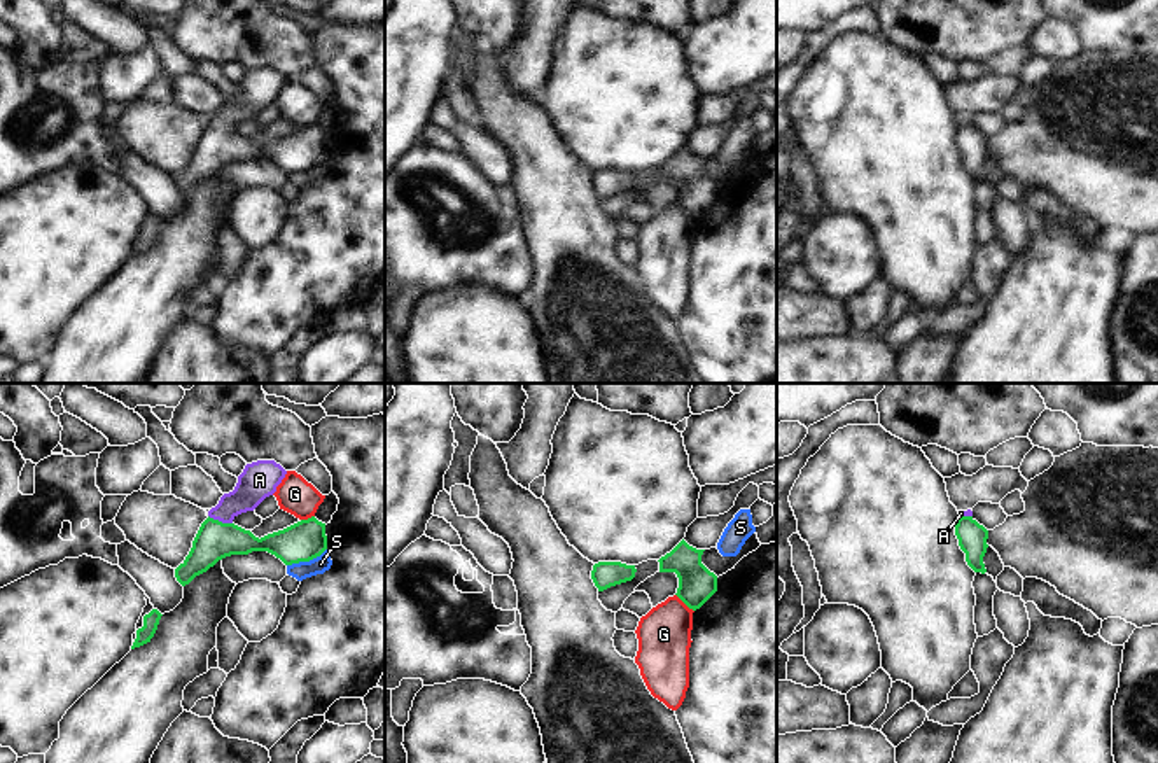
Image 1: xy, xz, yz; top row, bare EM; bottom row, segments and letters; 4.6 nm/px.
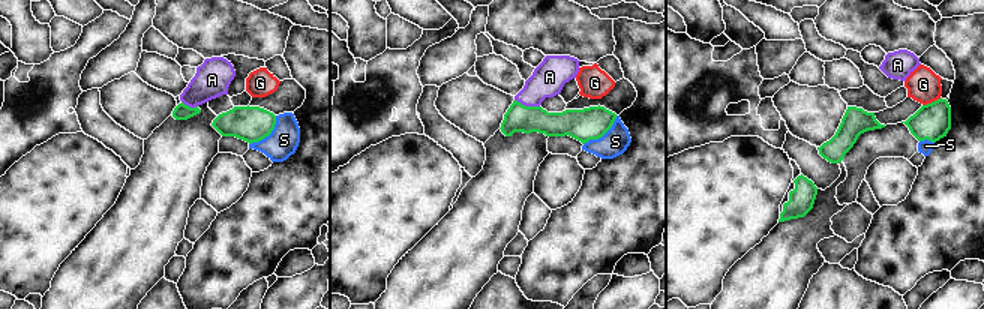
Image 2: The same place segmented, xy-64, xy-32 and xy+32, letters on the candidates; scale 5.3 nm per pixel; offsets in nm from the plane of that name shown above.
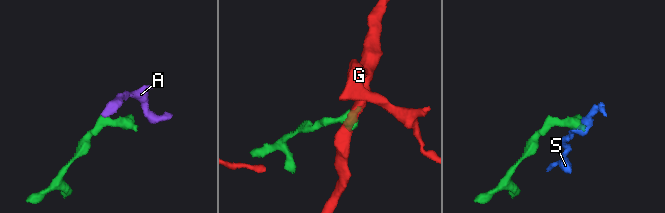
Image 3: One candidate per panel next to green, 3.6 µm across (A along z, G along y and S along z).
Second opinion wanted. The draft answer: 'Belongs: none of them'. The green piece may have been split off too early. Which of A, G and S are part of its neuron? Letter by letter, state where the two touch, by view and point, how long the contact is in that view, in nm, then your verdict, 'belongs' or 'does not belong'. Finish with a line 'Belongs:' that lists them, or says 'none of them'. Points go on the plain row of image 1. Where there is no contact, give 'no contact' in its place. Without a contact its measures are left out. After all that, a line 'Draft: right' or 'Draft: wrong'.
A: xy (221, 130) | 120 nm | belongs
G: xz (684, 210) | 120 nm | does not belong
S: xy (306, 168) | 200 nm | does not belong
Belongs: A
Draft: wrong

